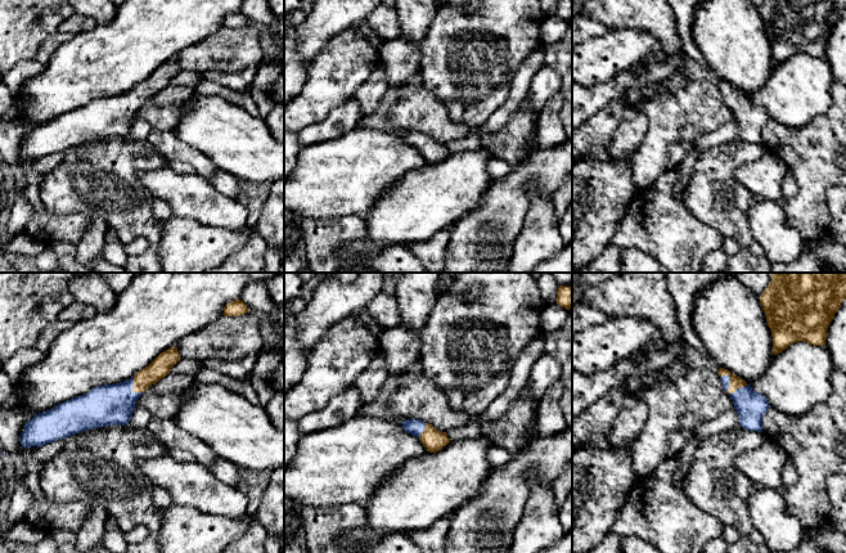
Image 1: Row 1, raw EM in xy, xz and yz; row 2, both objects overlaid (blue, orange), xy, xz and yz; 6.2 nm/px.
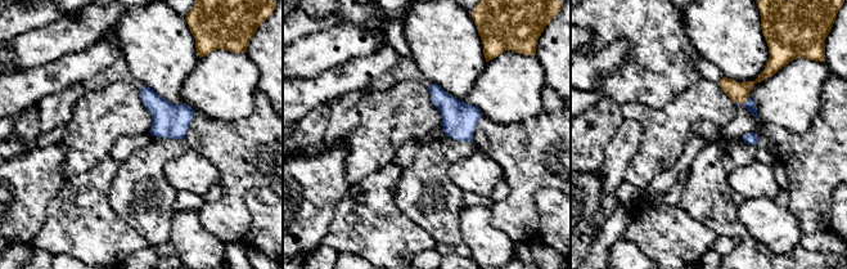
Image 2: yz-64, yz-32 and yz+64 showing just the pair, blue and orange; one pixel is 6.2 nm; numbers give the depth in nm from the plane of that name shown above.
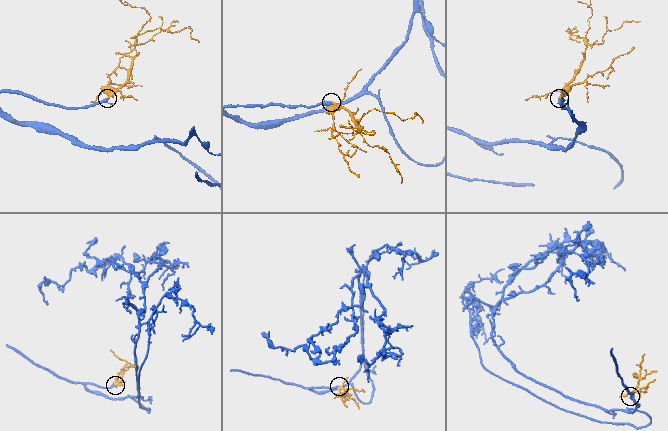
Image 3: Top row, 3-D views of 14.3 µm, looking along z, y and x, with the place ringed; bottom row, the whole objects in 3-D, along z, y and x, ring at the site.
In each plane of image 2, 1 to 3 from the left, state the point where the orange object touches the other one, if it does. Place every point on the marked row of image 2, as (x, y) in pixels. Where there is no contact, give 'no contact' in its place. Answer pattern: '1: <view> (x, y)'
1: no contact
2: no contact
3: yz+64 (744, 103)

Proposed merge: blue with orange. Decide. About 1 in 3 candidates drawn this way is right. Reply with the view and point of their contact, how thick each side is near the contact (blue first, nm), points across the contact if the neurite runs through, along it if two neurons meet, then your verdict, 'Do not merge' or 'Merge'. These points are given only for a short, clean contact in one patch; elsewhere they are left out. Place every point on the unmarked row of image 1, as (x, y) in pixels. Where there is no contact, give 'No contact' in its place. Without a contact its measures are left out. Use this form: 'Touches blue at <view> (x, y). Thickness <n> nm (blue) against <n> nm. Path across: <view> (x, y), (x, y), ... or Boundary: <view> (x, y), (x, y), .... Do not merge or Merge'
Touches blue at yz (728, 100). Thickness 60 nm (blue) against 80 nm. Path across: yz (725, 91), (728, 100), (736, 94). Merge

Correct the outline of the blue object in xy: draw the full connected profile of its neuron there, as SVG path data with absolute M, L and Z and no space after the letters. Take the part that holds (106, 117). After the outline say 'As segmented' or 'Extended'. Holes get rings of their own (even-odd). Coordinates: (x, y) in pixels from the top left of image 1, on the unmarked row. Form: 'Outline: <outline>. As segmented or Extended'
Outline: M177 59L161 64L132 90L116 96L103 96L87 105L36 126L24 138L21 156L24 161L42 158L71 147L99 139L129 136L141 105L166 89L180 72Z. Extended

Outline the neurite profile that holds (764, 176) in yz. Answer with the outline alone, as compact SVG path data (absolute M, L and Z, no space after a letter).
M766 150L757 161L741 165L734 175L753 197L761 195L768 201L779 202L787 174L788 166L773 152Z

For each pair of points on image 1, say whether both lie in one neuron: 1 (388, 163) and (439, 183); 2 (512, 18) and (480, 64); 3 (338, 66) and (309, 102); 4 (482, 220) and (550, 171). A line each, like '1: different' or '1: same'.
1: different
2: same
3: same
4: same

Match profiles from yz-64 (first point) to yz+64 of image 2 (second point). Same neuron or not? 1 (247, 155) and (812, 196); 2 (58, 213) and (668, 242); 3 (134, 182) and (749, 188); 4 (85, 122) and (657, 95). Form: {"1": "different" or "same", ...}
{"1": "same", "2": "same", "3": "different", "4": "different"}

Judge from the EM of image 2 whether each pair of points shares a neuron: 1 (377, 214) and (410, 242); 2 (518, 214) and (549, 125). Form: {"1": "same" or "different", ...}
{"1": "same", "2": "same"}

